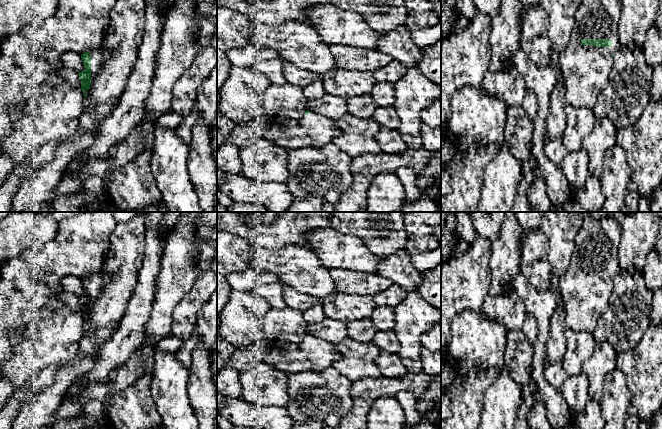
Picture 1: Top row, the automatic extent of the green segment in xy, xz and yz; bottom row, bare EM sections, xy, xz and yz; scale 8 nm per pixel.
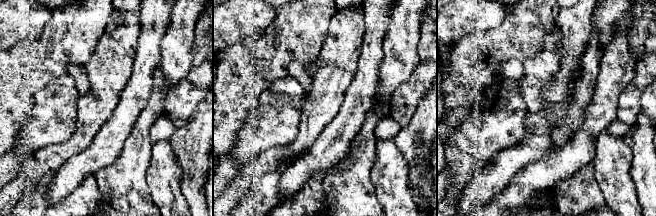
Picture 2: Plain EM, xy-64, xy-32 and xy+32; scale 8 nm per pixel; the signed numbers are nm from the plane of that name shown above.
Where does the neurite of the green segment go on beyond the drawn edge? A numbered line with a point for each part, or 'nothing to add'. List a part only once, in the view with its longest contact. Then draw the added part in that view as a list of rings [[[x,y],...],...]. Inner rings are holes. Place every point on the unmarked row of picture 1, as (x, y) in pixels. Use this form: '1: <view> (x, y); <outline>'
1: yz (585, 292); [[[586,213],[576,235],[567,272],[560,277],[560,291],[565,305],[567,328],[576,332],[593,333],[601,314],[608,308],[608,299],[614,287],[613,278],[619,268],[618,249],[621,225],[617,219],[608,215],[600,219]],[[582,263],[611,263],[611,271],[582,269]]]

